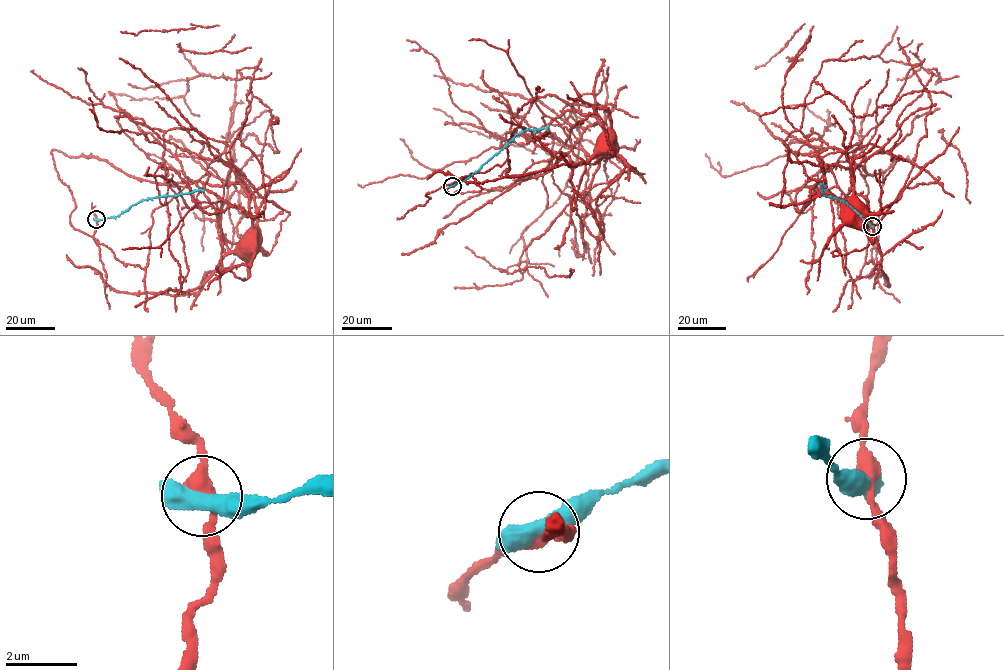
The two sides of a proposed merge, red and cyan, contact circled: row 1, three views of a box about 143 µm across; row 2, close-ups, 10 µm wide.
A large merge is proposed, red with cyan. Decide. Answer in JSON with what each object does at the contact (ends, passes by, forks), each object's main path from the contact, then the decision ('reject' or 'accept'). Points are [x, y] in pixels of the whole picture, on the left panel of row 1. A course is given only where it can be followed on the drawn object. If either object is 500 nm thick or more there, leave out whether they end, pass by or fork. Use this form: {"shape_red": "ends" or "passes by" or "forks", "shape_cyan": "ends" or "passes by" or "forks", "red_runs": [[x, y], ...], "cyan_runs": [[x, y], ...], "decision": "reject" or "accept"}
{"shape_red": "passes by", "shape_cyan": "passes by", "red_runs": [[96, 219], [95, 243], [145, 267], [152, 212], [222, 152], [234, 104], [218, 231], [225, 253], [247, 240]], "cyan_runs": [[96, 219], [116, 217], [143, 200], [201, 190], [201, 193]], "decision": "accept"}

